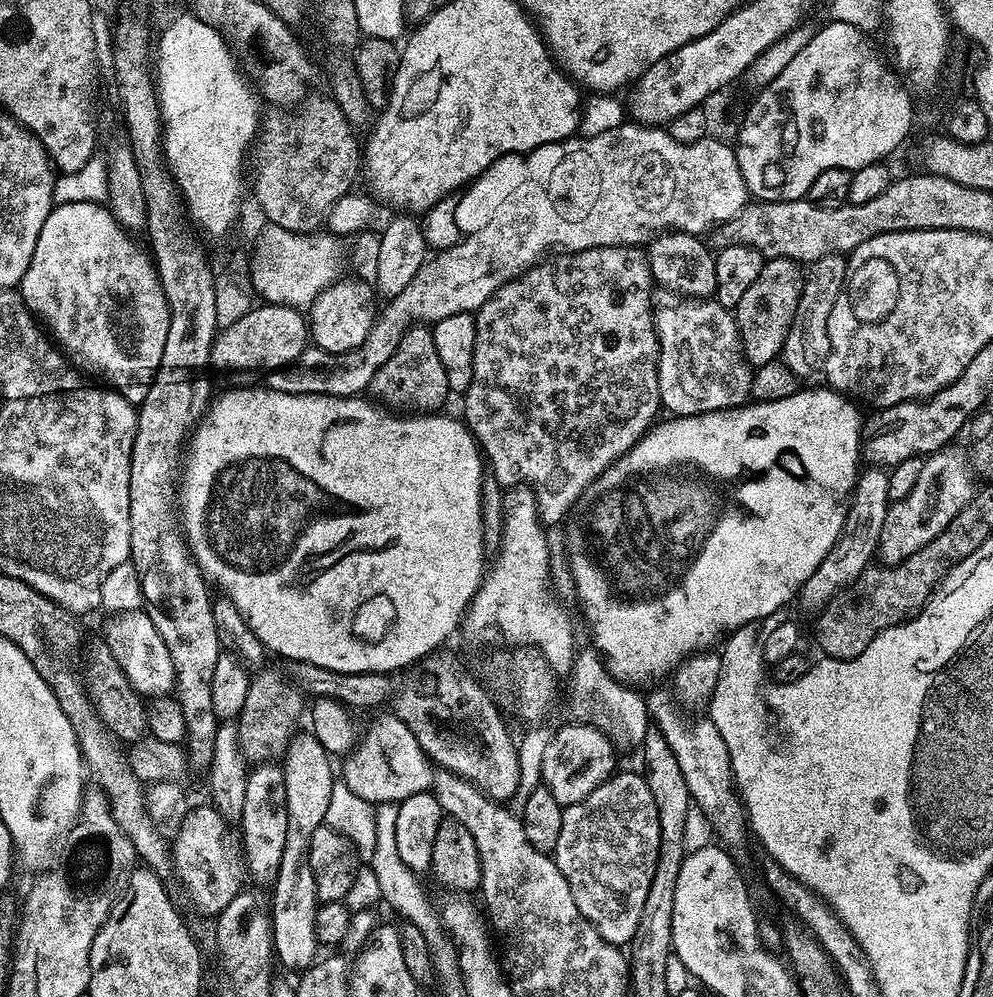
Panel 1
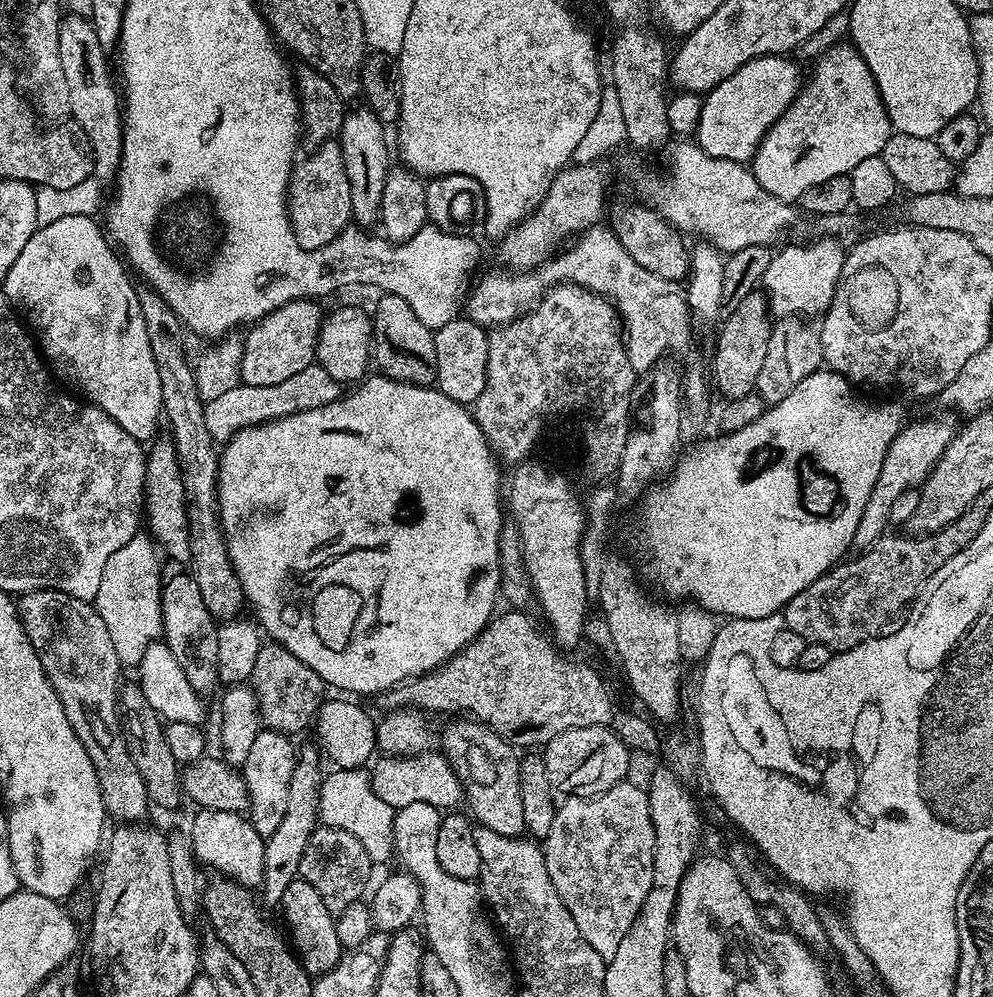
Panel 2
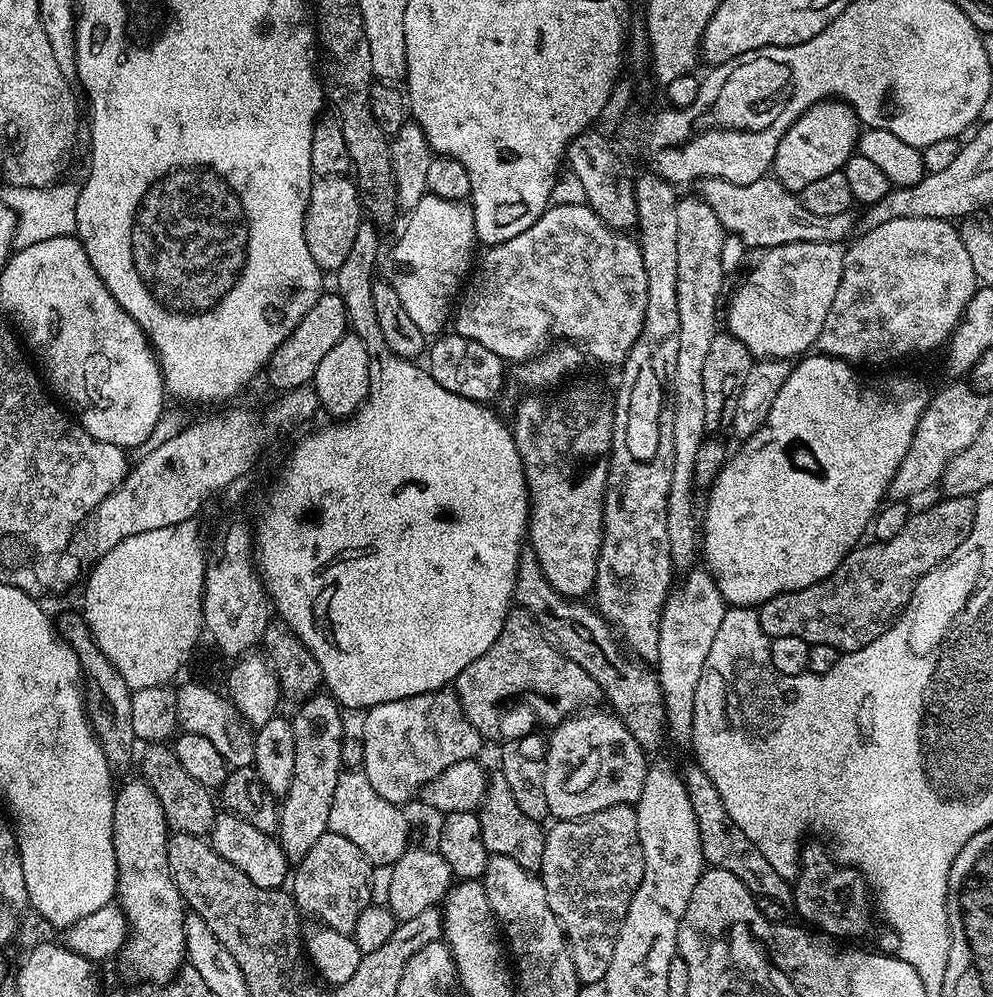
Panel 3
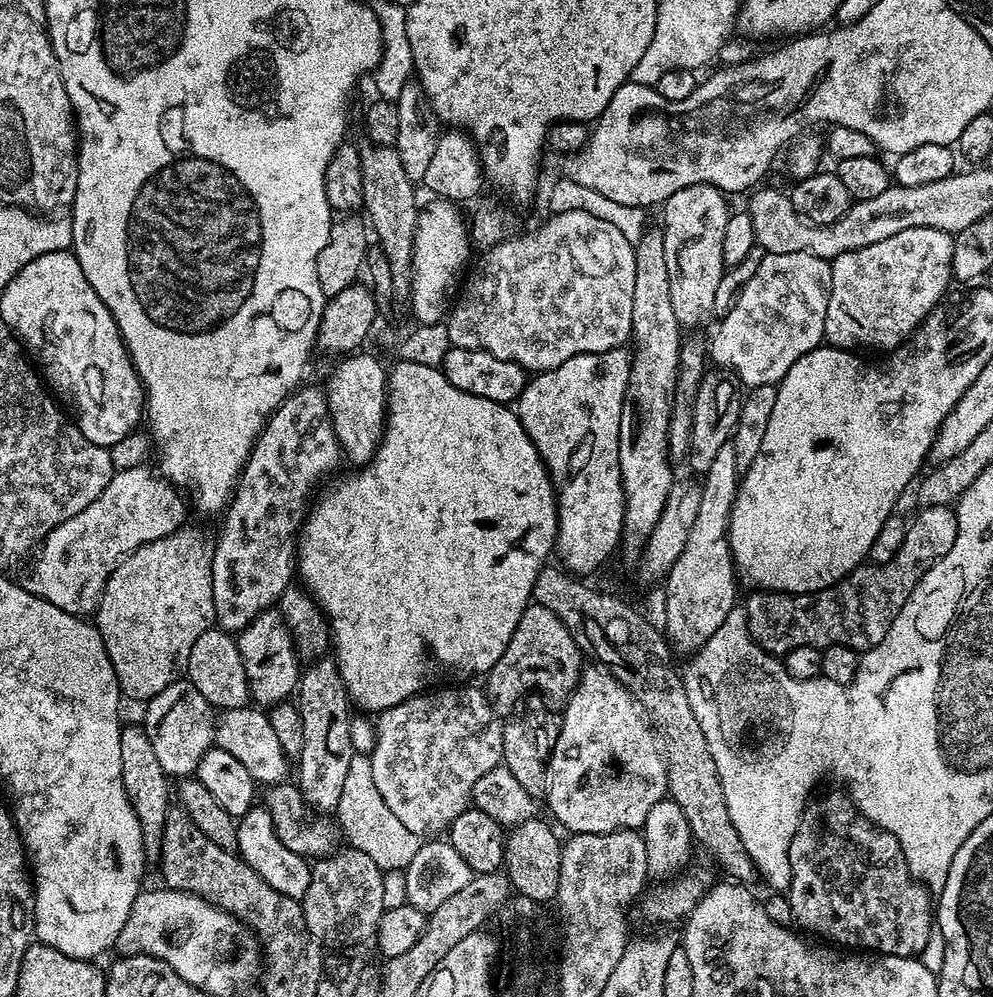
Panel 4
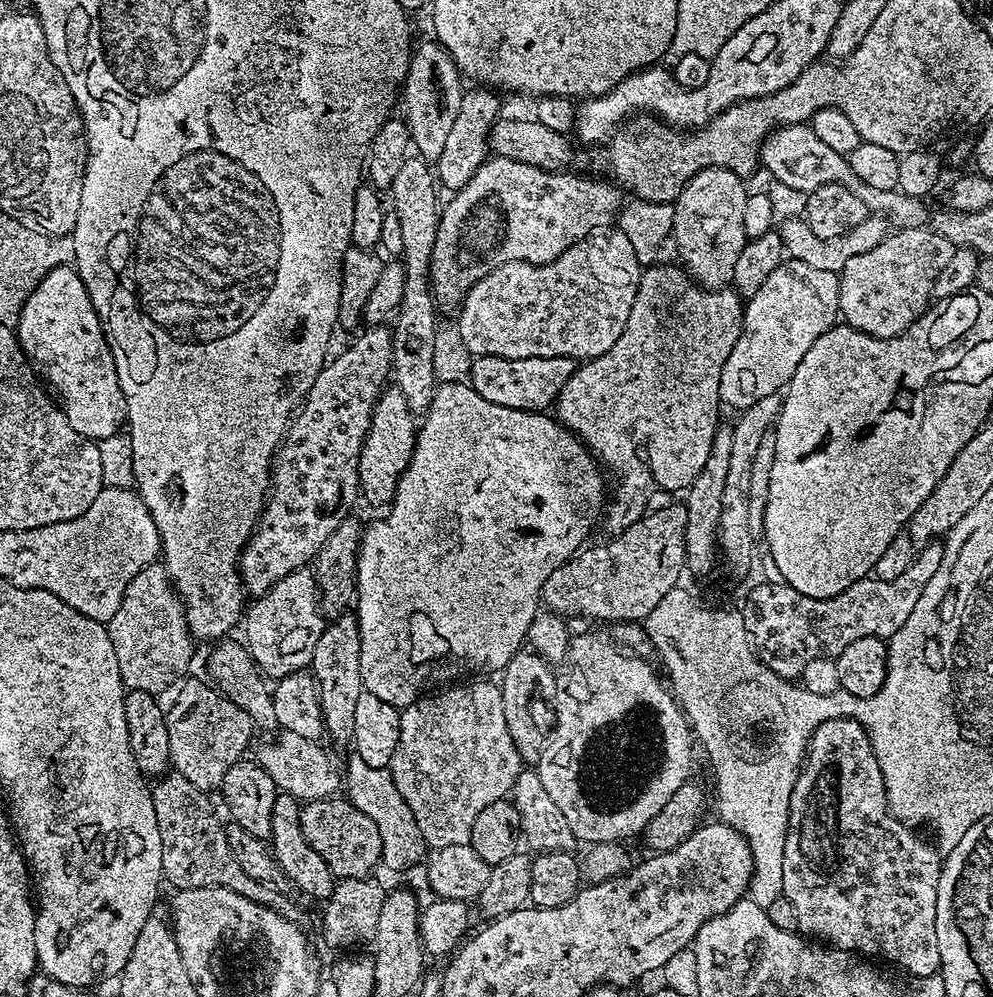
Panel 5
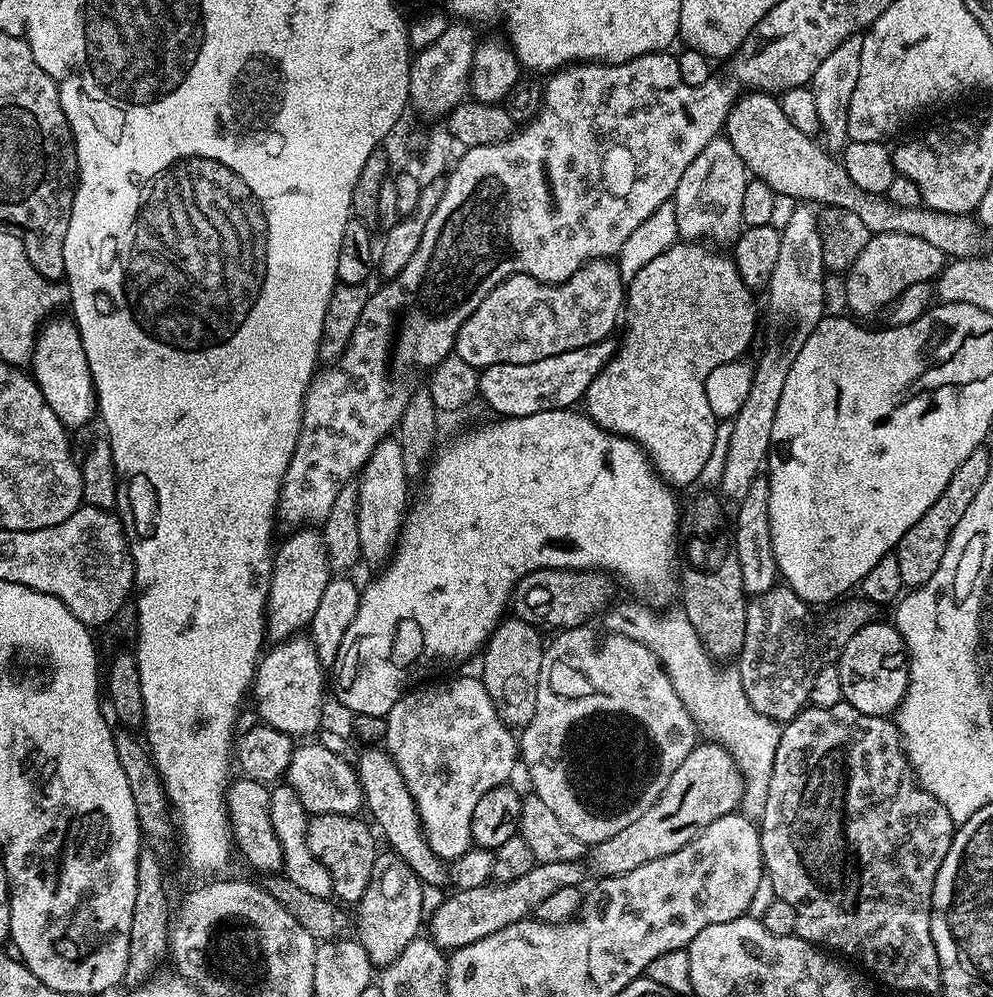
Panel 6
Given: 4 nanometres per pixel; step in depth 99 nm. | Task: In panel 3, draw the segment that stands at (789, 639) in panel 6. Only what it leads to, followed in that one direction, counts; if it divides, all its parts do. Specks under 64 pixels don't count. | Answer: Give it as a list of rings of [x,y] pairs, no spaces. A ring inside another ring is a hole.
[[[971,496],[940,498],[937,504],[932,504],[921,512],[913,511],[906,526],[902,526],[902,530],[898,530],[894,538],[861,543],[840,563],[838,570],[822,578],[822,582],[814,582],[814,586],[806,586],[802,590],[780,592],[765,604],[759,605],[762,630],[770,638],[802,638],[809,646],[834,646],[840,654],[853,652],[874,642],[874,638],[886,634],[886,630],[900,619],[923,576],[930,574],[930,570],[934,570],[939,564],[945,564],[950,554],[954,554],[954,550],[962,546],[975,521],[976,502]]]

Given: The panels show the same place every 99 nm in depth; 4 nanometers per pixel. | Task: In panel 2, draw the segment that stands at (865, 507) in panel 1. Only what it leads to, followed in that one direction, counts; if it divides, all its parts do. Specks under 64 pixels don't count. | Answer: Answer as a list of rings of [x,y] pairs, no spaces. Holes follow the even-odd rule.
[[[952,414],[944,415],[948,416],[932,416],[929,420],[918,420],[914,424],[907,423],[901,427],[899,434],[894,438],[894,442],[890,442],[890,450],[886,450],[886,458],[882,458],[882,470],[878,470],[878,480],[874,482],[874,490],[870,490],[870,502],[866,502],[866,510],[862,510],[862,518],[858,518],[858,530],[852,539],[852,543],[857,549],[867,550],[871,548],[875,540],[879,540],[889,531],[890,506],[894,506],[895,500],[902,495],[903,491],[923,484],[924,479],[934,470],[938,458],[942,458],[946,446],[950,446],[950,442],[956,437],[958,431],[957,417]]]

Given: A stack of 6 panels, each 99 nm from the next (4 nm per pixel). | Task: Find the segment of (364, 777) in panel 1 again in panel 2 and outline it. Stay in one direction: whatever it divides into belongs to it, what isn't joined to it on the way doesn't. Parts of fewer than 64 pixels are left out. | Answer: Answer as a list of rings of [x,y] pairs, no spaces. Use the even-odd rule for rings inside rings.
[[[384,754],[370,768],[372,789],[390,807],[400,809],[414,802],[426,802],[441,810],[452,810],[461,803],[462,789],[456,771],[443,754]]]

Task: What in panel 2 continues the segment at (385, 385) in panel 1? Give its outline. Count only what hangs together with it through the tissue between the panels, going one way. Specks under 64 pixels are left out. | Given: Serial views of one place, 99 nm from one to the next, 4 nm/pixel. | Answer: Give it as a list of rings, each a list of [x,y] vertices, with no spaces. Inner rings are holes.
[[[387,294],[379,297],[376,312],[372,316],[372,339],[374,341],[374,364],[383,375],[392,380],[432,386],[436,383],[438,358],[434,354],[434,332],[422,324],[418,314],[402,298]]]

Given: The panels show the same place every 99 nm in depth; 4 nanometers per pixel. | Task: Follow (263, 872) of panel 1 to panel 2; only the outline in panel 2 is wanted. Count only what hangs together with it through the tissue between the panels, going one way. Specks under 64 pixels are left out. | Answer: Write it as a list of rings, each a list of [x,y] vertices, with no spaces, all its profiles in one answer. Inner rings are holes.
[[[264,728],[250,745],[250,755],[242,766],[242,775],[248,791],[248,820],[258,830],[258,834],[267,838],[278,830],[278,825],[286,815],[286,806],[290,799],[290,778],[294,778],[294,766],[298,755],[297,745],[292,745],[291,735],[275,732],[273,728]]]

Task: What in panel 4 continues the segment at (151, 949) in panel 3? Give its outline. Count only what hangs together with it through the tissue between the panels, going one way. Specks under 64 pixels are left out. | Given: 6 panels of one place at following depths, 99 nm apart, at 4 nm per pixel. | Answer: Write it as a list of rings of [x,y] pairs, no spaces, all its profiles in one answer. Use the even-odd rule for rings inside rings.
[[[132,724],[121,727],[120,741],[122,742],[122,786],[132,804],[132,810],[140,823],[140,834],[144,839],[145,849],[155,849],[162,842],[164,823],[168,821],[170,805],[170,784],[166,779],[162,766],[151,745],[149,733],[138,725]]]

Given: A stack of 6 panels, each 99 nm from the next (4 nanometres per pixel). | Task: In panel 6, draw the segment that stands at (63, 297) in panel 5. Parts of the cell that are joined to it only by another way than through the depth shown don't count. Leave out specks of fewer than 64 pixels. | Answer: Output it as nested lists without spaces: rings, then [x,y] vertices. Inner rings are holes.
[[[67,315],[66,317],[59,316],[49,319],[36,333],[36,345],[32,347],[30,372],[42,390],[42,398],[48,400],[50,410],[54,410],[54,414],[65,428],[75,430],[83,424],[90,423],[92,416],[94,420],[97,415],[96,388],[92,385],[90,366],[86,362],[82,338],[76,328],[75,319]]]

